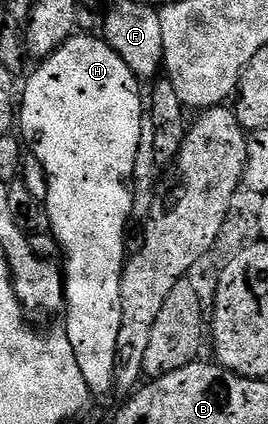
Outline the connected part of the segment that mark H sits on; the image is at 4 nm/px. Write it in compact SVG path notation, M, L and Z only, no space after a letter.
M74 34L70 36L69 41L63 46L59 46L55 51L46 56L44 60L36 65L37 69L33 72L33 77L25 84L25 93L20 93L19 96L19 131L20 139L23 141L24 147L35 157L39 158L39 162L43 166L43 170L47 176L47 198L43 201L43 216L47 221L47 228L53 231L53 236L57 239L59 247L65 251L65 260L63 259L63 275L65 277L65 306L63 309L63 317L65 316L65 324L63 324L63 331L67 334L67 338L71 342L71 350L75 350L75 362L79 362L79 370L83 370L83 378L87 382L90 393L97 394L97 392L105 392L112 384L115 384L115 373L119 367L119 353L117 351L117 343L119 342L119 330L121 329L121 276L125 273L125 266L127 263L127 251L125 252L125 227L131 224L130 216L132 214L133 194L134 189L131 187L133 183L133 171L135 170L135 158L139 151L140 140L140 120L143 115L143 88L137 79L137 75L133 73L127 66L127 62L123 62L123 58L119 58L119 54L115 54L115 50L111 50L111 46L105 43L104 39L93 36L80 36Z

